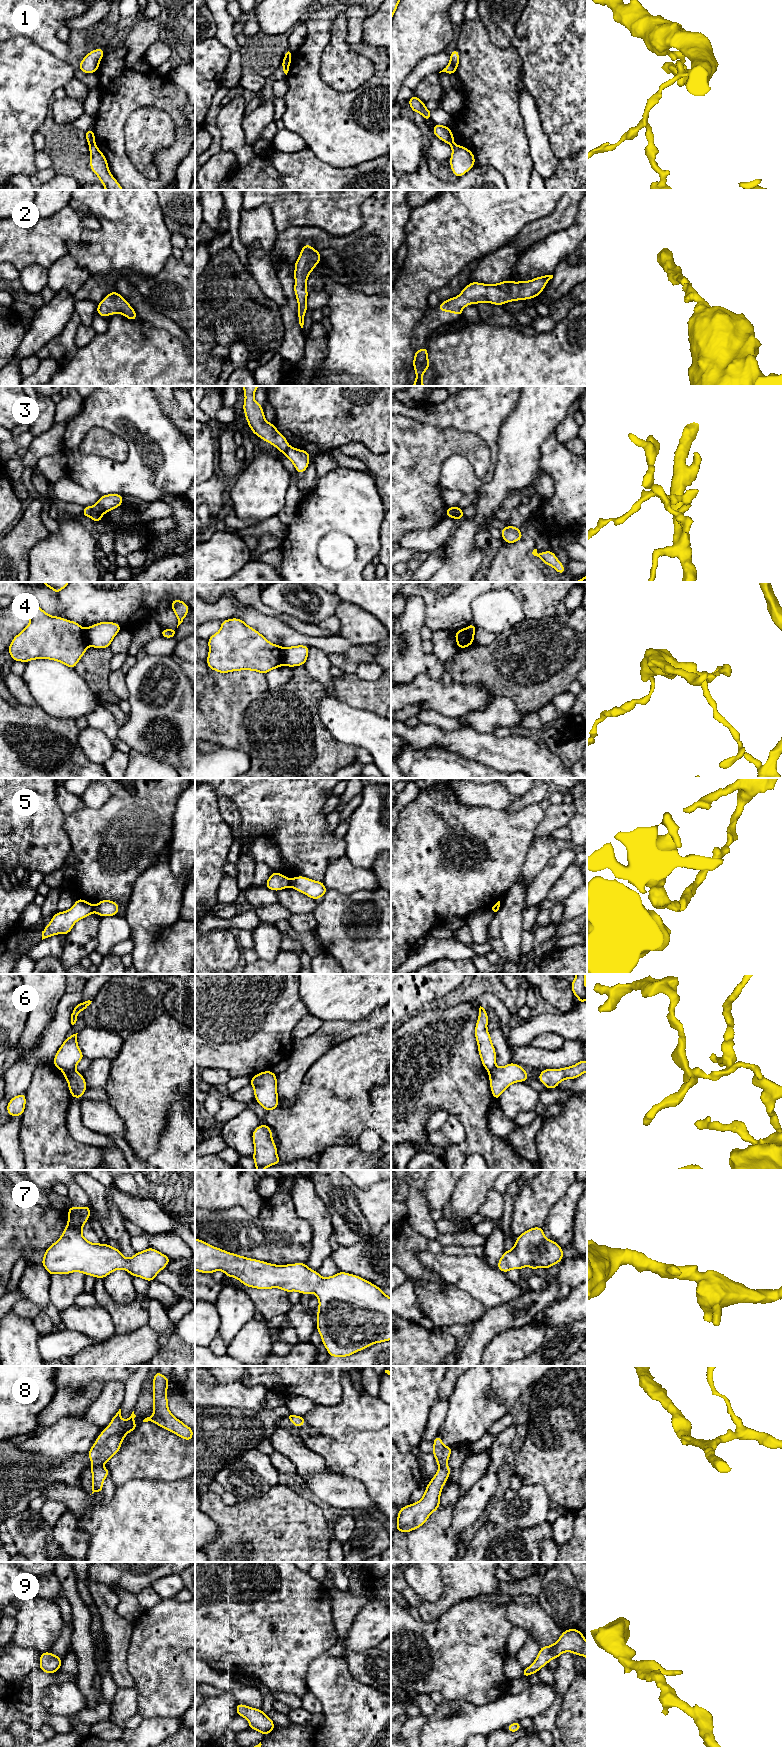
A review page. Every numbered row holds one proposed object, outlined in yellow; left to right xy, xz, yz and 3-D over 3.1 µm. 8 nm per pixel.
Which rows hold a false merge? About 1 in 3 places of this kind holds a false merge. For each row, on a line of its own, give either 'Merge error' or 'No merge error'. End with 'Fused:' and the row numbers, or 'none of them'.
1: Merge error
2: No merge error
3: Merge error
4: Merge error
5: Merge error
6: Merge error
7: No merge error
8: No merge error
9: No merge error
Fused: 1, 3, 4, 5, 6

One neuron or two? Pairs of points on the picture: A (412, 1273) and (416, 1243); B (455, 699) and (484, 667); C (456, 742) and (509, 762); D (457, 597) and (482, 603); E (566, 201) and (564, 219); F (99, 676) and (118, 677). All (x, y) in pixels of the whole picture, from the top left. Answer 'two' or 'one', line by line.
A: one
B: two
C: one
D: two
E: one
F: two

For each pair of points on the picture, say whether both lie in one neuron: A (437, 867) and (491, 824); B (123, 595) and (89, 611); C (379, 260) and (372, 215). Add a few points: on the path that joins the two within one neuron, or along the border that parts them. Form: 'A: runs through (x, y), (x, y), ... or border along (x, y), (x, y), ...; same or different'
A: runs through (451, 856), (466, 841), (469, 835), (477, 835); same
B: runs through (115, 595), (105, 595), (97, 603); same
C: runs through (379, 249), (379, 226); same

